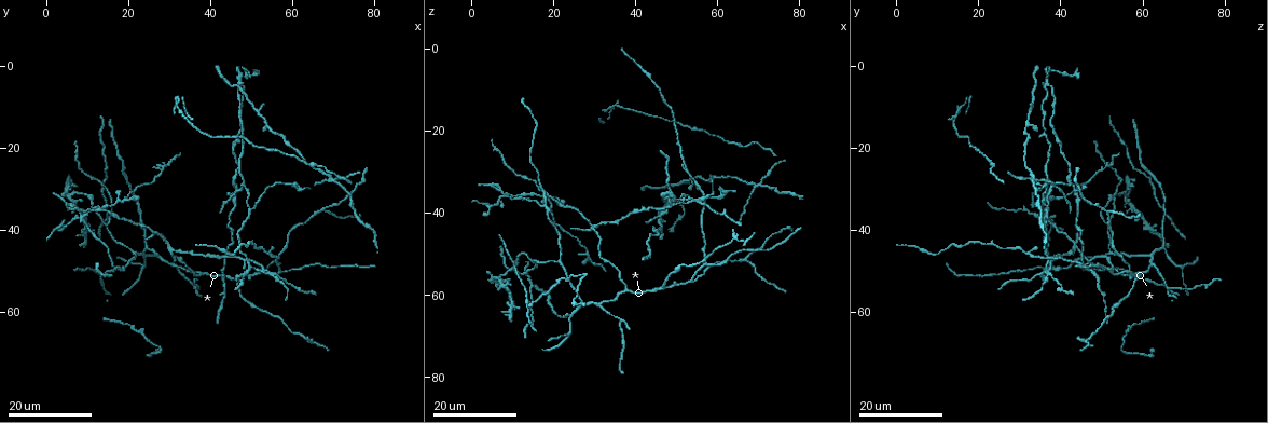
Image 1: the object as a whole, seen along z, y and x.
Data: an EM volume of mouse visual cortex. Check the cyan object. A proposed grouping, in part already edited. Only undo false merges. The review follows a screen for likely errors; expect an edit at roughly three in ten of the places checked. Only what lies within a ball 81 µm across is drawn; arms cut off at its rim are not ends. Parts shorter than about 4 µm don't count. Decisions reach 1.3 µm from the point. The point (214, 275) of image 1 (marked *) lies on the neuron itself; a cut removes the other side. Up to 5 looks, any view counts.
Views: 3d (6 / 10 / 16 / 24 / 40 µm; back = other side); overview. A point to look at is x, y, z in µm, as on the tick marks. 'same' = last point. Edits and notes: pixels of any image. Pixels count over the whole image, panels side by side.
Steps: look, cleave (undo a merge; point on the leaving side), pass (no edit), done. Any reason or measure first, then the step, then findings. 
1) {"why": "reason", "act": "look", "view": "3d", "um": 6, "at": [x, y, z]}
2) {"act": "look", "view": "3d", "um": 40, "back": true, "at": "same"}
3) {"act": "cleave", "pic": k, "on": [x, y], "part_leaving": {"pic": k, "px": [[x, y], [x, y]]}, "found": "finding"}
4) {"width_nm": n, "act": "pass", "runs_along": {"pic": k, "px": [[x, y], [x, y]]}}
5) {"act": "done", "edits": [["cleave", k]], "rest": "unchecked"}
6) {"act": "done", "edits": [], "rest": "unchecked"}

{"why": "branch point", "act": "look", "view": "3d", "um": 16, "at": [24.0, 49.0, 69.5]}

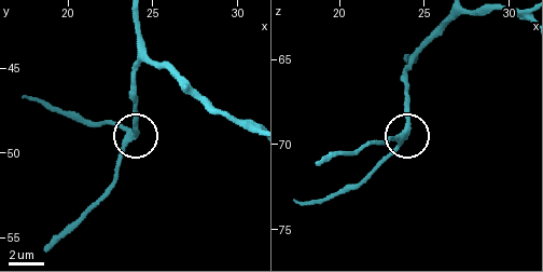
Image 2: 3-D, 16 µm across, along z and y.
{"act": "look", "view": "3d", "um": 10, "at": [23.5, 49.1, 69.6]}

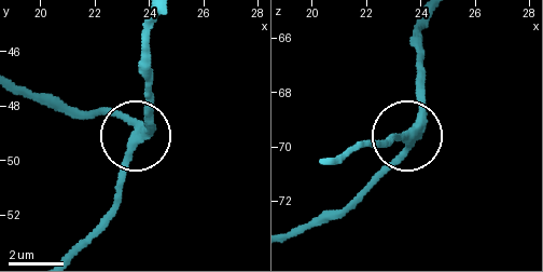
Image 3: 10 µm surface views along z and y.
{"arms": 3, "act": "pass", "runs_along": {"pic": 3, "px": [[154, 18], [147, 32], [147, 123], [136, 133], [94, 109]]}, "found": "continuous, no second neuron"}

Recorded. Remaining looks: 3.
{"why": "branch point", "act": "look", "view": "3d", "um": 16, "at": [54.0, 50.0, 56.5]}

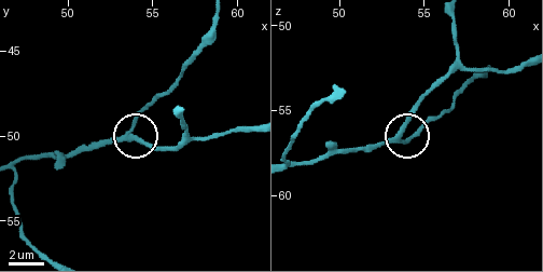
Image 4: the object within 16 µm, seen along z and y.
{"act": "look", "view": "3d", "um": 10, "at": [53.6, 50.0, 56.5]}

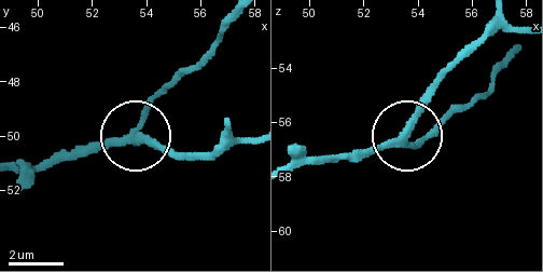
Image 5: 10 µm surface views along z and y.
{"side_arm_um": 43, "arms": 3, "act": "pass", "found": "all the same neuron"}

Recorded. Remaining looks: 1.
{"act": "done", "edits": [], "rest": "unchecked"}

